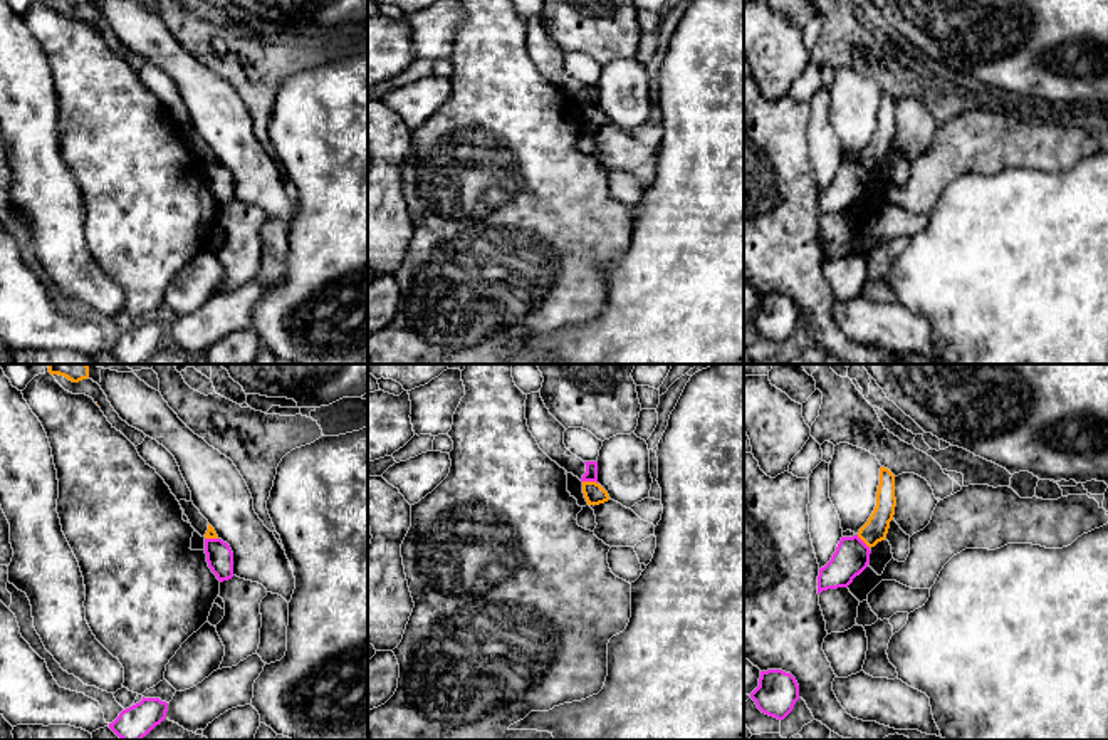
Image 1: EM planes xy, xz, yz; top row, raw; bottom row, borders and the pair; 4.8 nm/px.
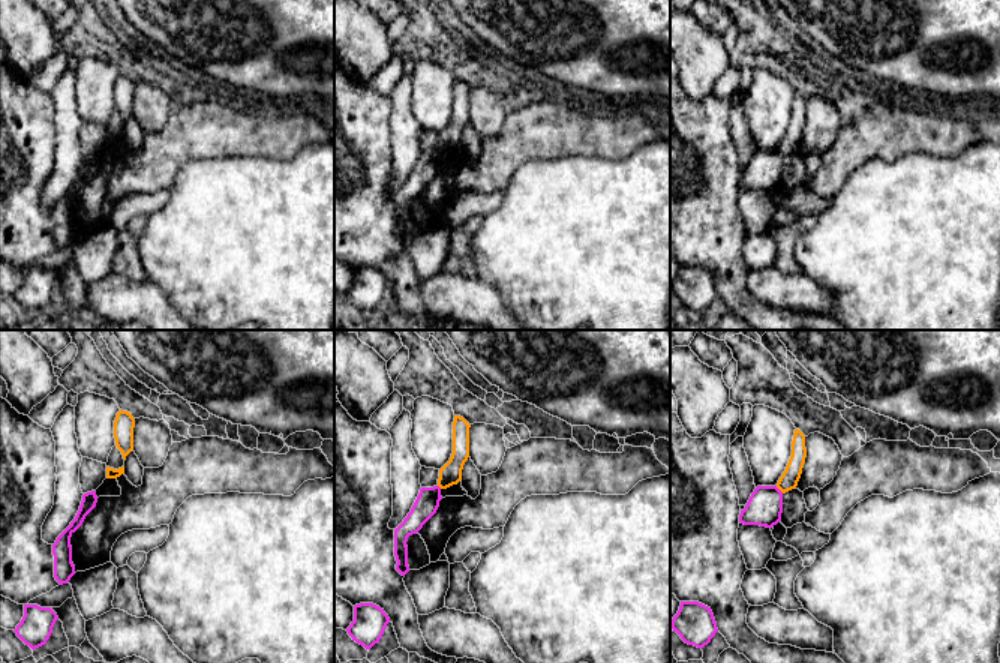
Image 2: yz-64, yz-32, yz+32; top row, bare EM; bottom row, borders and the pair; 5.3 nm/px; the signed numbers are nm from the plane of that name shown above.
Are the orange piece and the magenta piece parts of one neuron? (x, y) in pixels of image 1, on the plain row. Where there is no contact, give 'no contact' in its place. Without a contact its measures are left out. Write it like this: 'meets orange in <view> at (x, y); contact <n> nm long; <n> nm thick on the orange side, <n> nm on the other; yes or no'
meets orange in xz at (590, 106); contact 70 nm long; 100 nm thick on the orange side, 60 nm on the other; no

